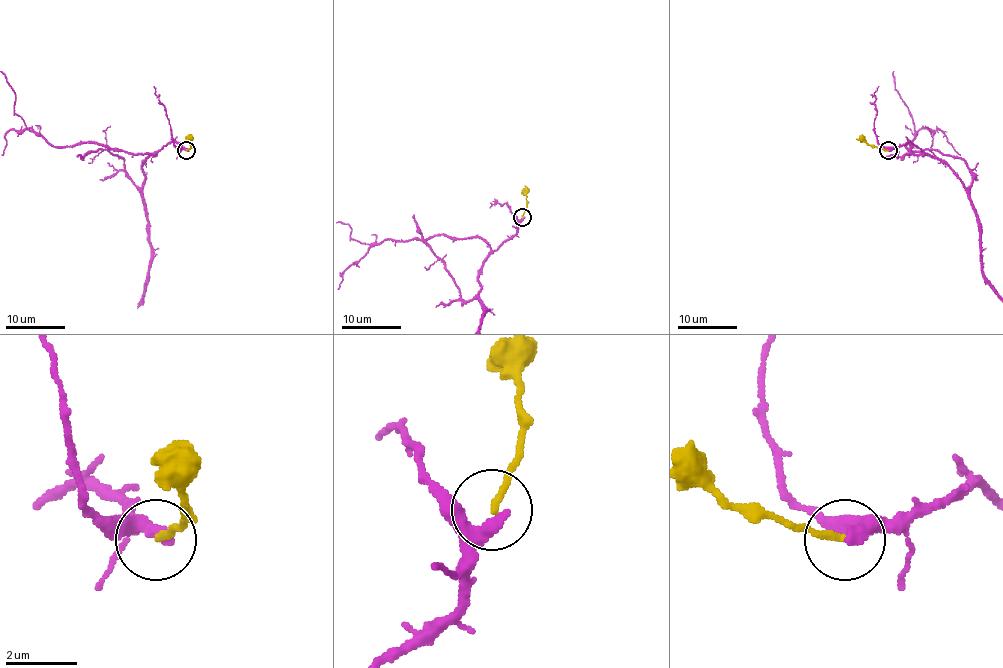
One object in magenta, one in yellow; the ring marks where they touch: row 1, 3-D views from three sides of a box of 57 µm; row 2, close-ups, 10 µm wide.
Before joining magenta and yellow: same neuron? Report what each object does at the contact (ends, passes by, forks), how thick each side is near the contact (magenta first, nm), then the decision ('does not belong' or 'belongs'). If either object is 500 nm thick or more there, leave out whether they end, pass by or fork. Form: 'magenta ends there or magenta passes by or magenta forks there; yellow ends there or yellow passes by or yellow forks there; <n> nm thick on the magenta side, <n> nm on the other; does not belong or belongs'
magenta ends there; yellow ends there; 400 nm thick on the magenta side, 180 nm on the other; does not belong

